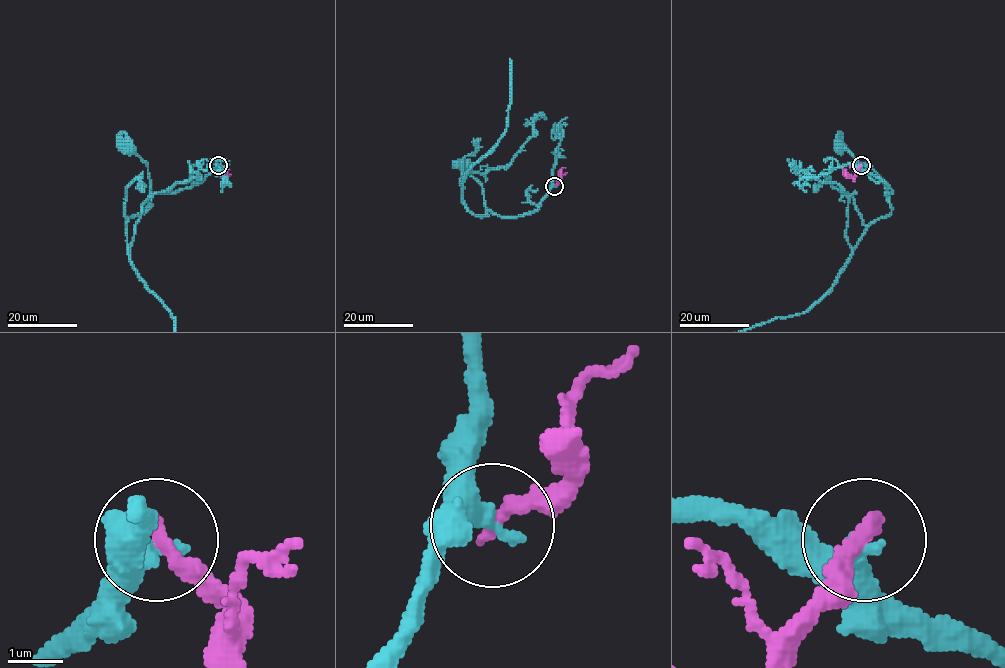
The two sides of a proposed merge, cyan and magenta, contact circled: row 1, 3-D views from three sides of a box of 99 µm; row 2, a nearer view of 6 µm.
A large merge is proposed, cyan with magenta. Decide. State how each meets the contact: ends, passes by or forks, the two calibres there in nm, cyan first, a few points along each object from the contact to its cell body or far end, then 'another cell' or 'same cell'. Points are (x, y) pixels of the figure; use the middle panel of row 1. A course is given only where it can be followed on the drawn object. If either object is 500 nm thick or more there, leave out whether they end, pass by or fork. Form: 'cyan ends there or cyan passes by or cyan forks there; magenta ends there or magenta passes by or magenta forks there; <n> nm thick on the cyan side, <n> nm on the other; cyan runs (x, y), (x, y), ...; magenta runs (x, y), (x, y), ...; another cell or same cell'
cyan passes by; magenta ends there; 360 nm thick on the cyan side, 320 nm on the other; cyan runs (553, 186), (536, 209), (525, 215), (499, 217), (489, 210), (486, 212), (480, 184), (461, 164); magenta runs (553, 186), (565, 167); another cell

